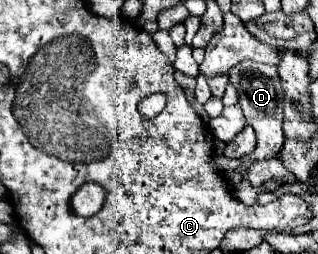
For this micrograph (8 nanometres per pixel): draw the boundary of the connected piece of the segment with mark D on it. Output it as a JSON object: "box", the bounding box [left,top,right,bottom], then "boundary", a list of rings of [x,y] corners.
{"box":[220,60,286,172],"boundary":[[[242,60],[242,64],[236,64],[234,68],[230,68],[228,76],[230,76],[230,84],[238,90],[238,96],[240,96],[238,104],[244,110],[244,118],[256,130],[256,138],[258,138],[256,150],[250,156],[246,156],[242,160],[220,158],[220,168],[224,168],[226,172],[228,170],[232,172],[232,170],[248,166],[248,164],[252,164],[256,160],[276,156],[286,138],[284,138],[284,132],[282,132],[282,118],[284,118],[282,116],[282,100],[284,100],[284,92],[282,92],[276,68],[268,66],[268,64],[258,64],[254,60]]]}

